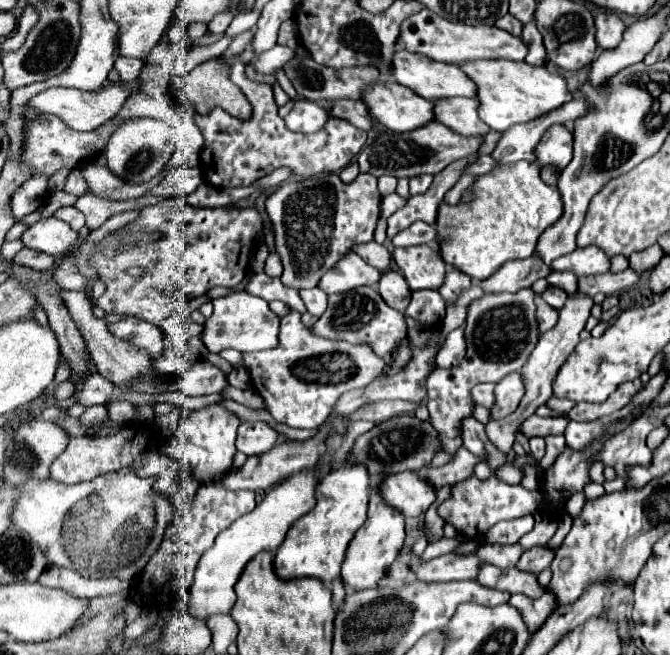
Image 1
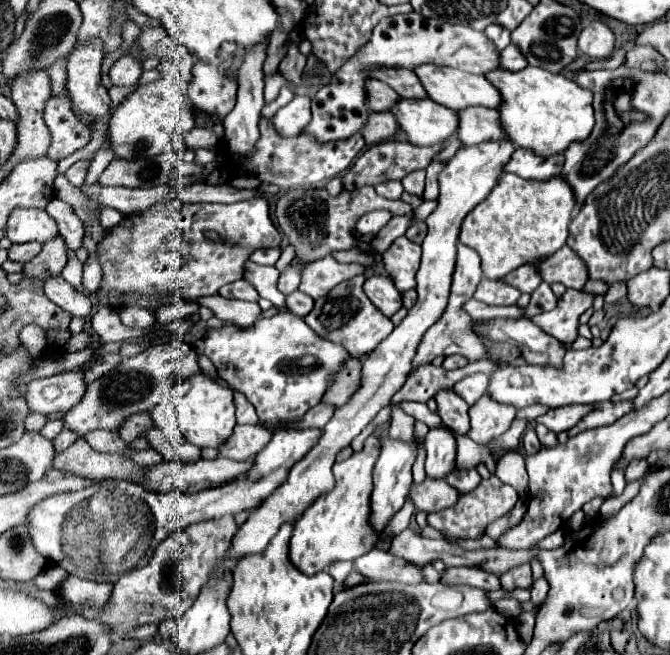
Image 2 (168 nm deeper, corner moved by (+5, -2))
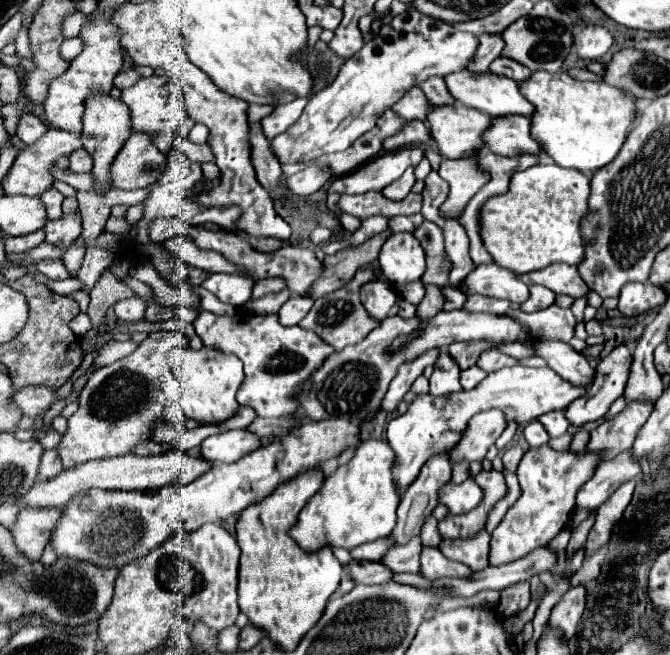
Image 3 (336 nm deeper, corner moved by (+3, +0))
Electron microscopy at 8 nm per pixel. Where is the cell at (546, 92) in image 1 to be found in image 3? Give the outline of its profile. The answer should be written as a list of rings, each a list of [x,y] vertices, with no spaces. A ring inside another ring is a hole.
[[[539,70],[519,86],[537,108],[531,116],[531,134],[561,168],[595,172],[609,164],[619,154],[631,124],[639,116],[635,100],[605,82],[579,82],[563,72],[549,74]]]

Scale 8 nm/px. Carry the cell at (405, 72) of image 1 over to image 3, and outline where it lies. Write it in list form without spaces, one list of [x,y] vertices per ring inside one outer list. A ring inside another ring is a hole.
[[[453,72],[451,76],[445,78],[449,92],[455,96],[455,100],[467,104],[469,108],[477,108],[481,112],[491,114],[493,118],[499,116],[513,116],[513,114],[521,114],[521,116],[533,116],[535,106],[519,92],[519,84],[511,78],[505,76],[497,76],[491,72],[483,72],[483,74],[473,74],[473,72]]]

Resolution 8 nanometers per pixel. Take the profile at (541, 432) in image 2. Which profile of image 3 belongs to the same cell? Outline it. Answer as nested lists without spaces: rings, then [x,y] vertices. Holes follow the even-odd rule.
[[[547,412],[547,414],[539,416],[539,422],[547,428],[551,438],[563,436],[567,432],[567,428],[569,428],[569,420],[563,418],[563,412]]]

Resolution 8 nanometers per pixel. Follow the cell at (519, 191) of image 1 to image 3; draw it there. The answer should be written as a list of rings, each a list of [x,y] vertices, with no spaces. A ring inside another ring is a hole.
[[[537,164],[537,166],[531,166],[531,168],[523,170],[523,172],[517,172],[517,174],[513,174],[513,178],[511,178],[509,192],[487,200],[485,206],[483,206],[483,210],[481,210],[481,238],[483,238],[483,244],[485,244],[485,248],[489,250],[489,254],[495,256],[495,262],[497,262],[499,266],[509,268],[509,270],[515,272],[515,274],[527,274],[527,272],[533,272],[533,270],[539,270],[539,268],[547,268],[549,264],[557,264],[557,262],[577,266],[579,262],[583,262],[583,258],[585,258],[585,246],[587,246],[587,240],[581,236],[581,220],[583,220],[583,216],[589,214],[587,198],[589,198],[589,178],[587,178],[587,174],[583,174],[583,172],[579,172],[579,170],[567,170],[567,168],[561,168],[561,166],[557,166],[557,164],[551,164],[551,166],[541,166],[541,164]]]

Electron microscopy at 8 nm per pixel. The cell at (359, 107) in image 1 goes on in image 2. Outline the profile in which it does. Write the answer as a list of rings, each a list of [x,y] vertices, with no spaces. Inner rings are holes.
[[[371,112],[361,128],[361,134],[367,144],[377,144],[381,140],[393,138],[399,132],[397,122],[391,112]]]

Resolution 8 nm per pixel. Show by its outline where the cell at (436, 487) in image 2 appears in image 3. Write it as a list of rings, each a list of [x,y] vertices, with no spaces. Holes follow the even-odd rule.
[[[467,478],[459,486],[453,482],[447,482],[441,488],[439,496],[441,496],[441,504],[445,504],[451,514],[463,514],[481,504],[483,490],[475,484],[473,478]]]

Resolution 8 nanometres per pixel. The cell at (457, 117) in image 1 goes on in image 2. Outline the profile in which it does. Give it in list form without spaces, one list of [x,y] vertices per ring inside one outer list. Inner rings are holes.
[[[471,106],[461,112],[459,126],[457,126],[457,138],[465,146],[475,146],[487,140],[503,140],[505,132],[499,122],[499,112],[495,108],[485,106]]]

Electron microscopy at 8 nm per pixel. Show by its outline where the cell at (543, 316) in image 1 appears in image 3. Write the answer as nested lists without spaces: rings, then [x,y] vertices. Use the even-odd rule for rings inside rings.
[[[451,286],[443,288],[443,310],[459,310],[463,308],[463,302],[465,302],[465,296],[457,288],[451,288]]]

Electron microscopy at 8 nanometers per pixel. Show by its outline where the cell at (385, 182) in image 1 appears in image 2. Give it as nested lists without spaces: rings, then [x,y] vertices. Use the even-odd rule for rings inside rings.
[[[393,180],[393,182],[383,182],[383,184],[377,184],[375,186],[375,192],[383,198],[389,198],[389,200],[397,200],[401,194],[403,194],[403,186],[401,182]]]

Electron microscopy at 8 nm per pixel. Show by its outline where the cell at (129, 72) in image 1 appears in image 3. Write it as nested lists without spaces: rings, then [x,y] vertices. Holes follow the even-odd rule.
[[[121,70],[121,72],[115,76],[115,88],[119,88],[119,90],[129,88],[129,86],[133,86],[137,80],[139,80],[139,74],[137,74],[135,70]]]

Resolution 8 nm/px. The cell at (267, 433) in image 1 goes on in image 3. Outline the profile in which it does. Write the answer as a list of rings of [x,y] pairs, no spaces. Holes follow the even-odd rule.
[[[223,430],[201,442],[201,458],[211,464],[231,464],[261,446],[261,438],[247,430]]]

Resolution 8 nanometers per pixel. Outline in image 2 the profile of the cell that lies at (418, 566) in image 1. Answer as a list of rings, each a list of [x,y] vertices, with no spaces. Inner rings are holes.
[[[373,548],[369,554],[357,558],[355,568],[371,580],[393,580],[403,584],[419,584],[423,580],[423,566],[413,566],[383,548]]]

